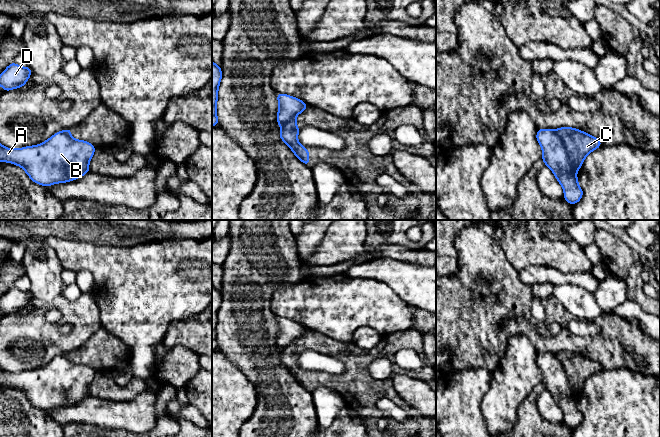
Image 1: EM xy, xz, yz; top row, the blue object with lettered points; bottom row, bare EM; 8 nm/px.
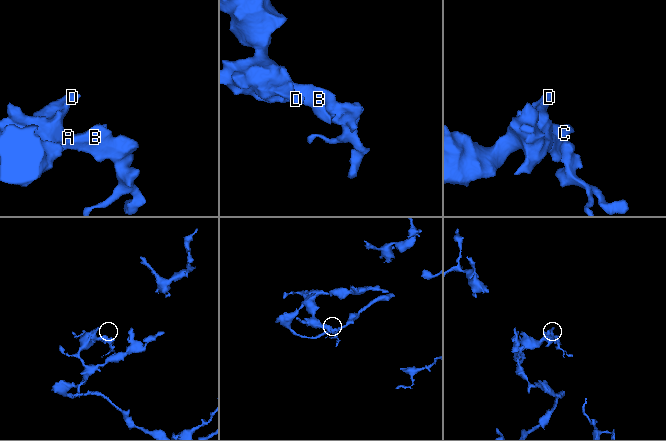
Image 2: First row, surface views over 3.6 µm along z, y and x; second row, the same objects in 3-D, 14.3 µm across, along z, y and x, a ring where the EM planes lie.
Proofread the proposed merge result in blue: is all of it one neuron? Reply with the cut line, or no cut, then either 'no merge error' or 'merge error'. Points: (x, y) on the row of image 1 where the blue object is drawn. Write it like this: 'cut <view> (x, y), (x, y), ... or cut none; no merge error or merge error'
cut yz (566, 150), (572, 163), (577, 168); merge error

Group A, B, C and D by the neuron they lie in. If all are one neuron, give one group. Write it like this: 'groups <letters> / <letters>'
groups A B D / C

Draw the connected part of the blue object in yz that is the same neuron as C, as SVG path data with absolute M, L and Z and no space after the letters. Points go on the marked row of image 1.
M562 127L556 129L555 132L563 140L568 149L568 155L577 169L582 167L589 153L602 145L598 138L575 128Z

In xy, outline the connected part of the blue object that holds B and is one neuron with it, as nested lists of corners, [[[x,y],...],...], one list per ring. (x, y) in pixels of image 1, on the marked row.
[[[59,131],[35,146],[11,149],[0,144],[0,161],[22,167],[33,182],[47,187],[90,172],[88,165],[95,149],[91,143]]]

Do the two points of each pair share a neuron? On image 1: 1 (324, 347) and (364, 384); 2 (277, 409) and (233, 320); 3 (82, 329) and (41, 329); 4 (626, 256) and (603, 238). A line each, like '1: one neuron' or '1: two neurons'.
1: one neuron
2: one neuron
3: one neuron
4: one neuron

